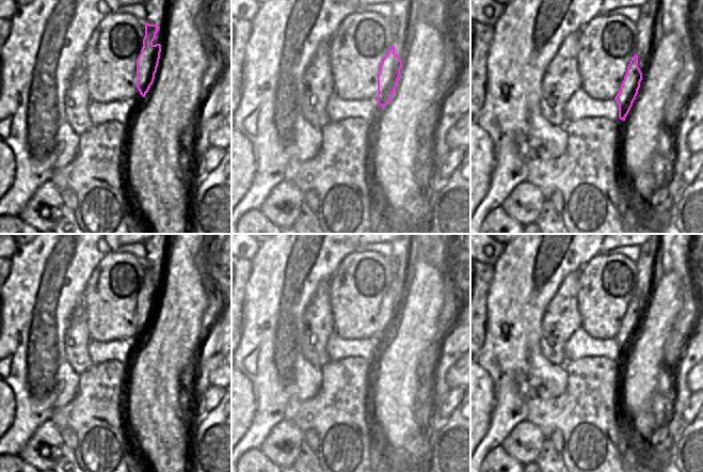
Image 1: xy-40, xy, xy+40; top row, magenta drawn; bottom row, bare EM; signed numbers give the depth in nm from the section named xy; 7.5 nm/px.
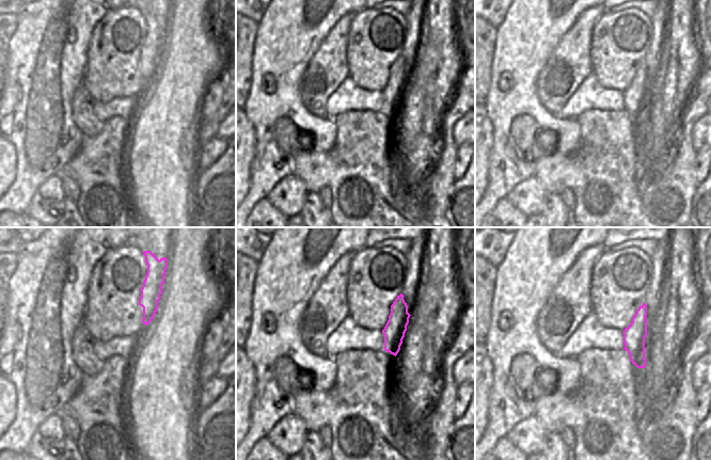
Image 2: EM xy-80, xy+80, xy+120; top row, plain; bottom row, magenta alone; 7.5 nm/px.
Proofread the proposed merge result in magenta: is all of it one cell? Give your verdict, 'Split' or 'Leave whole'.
Leave whole

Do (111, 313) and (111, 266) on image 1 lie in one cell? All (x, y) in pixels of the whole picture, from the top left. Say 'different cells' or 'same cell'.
same cell

